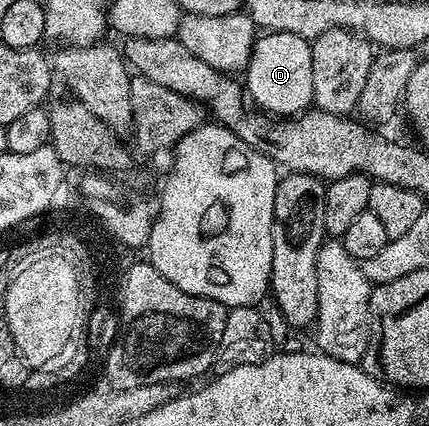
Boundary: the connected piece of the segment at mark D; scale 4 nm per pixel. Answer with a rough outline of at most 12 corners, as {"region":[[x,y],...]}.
{"region":[[267,31],[244,73],[275,118],[314,102],[311,41]]}

